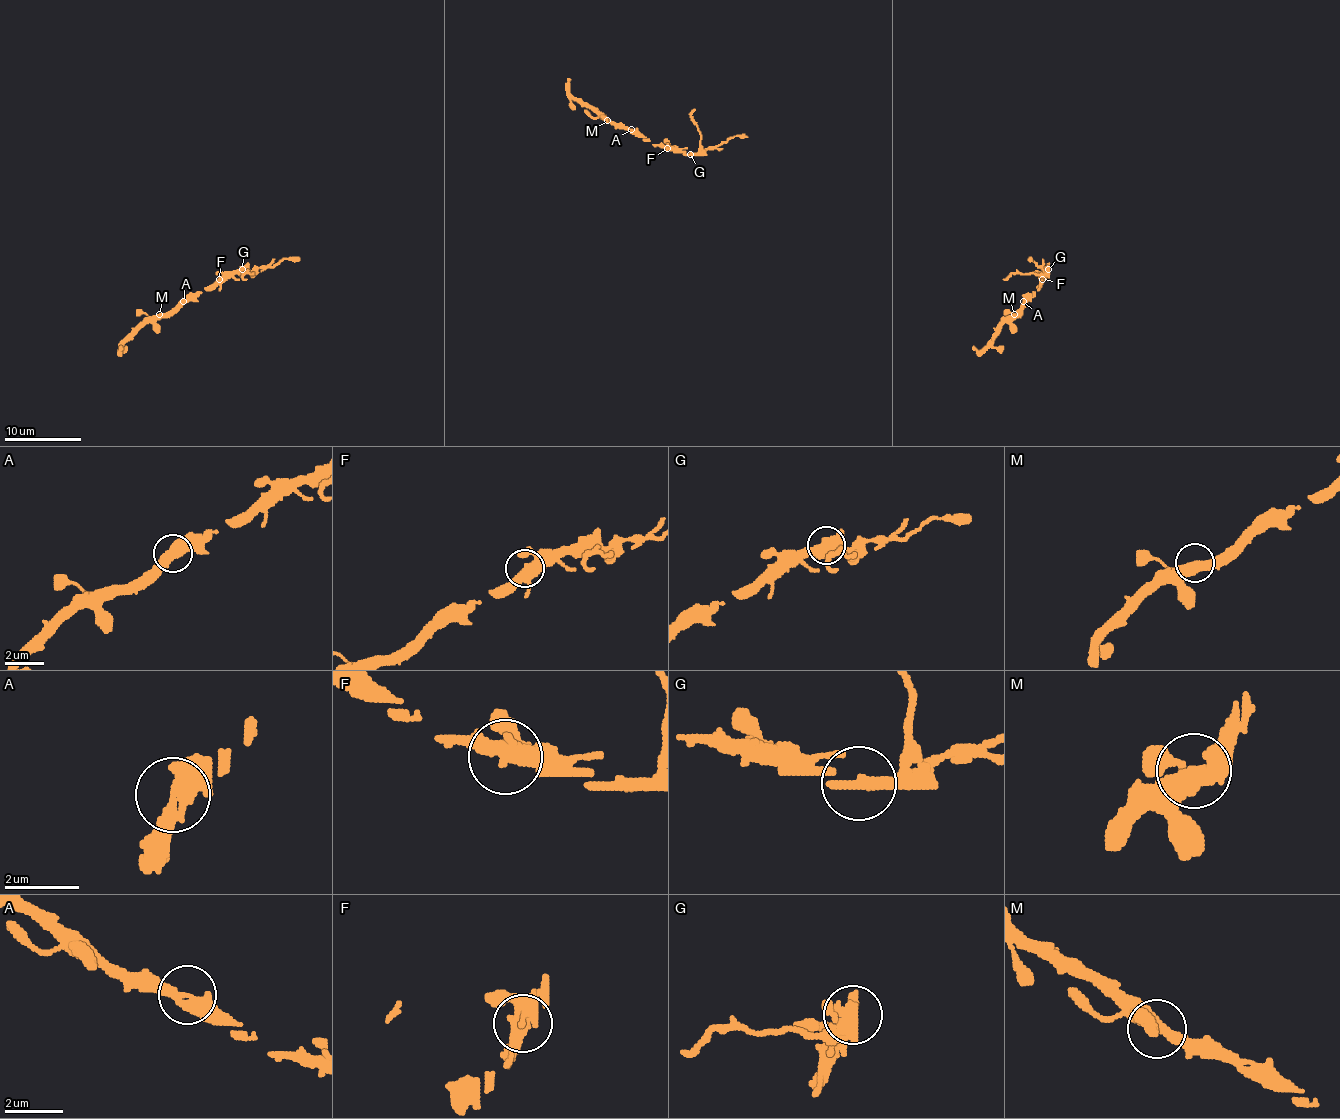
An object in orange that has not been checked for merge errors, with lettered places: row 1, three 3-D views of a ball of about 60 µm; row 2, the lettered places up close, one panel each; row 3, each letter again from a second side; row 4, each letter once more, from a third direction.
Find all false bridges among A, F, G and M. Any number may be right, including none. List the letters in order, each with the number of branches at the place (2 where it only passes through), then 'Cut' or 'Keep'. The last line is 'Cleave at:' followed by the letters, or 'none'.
A: Branches: 2. Keep
F: Branches: 4. Keep
G: Branches: 2. Cut
M: Branches: 2. Keep
Cleave at: G

